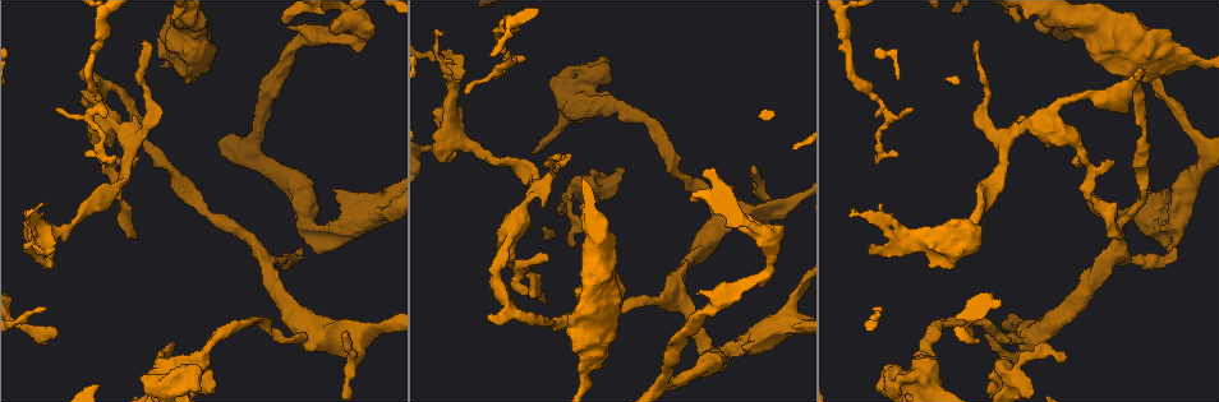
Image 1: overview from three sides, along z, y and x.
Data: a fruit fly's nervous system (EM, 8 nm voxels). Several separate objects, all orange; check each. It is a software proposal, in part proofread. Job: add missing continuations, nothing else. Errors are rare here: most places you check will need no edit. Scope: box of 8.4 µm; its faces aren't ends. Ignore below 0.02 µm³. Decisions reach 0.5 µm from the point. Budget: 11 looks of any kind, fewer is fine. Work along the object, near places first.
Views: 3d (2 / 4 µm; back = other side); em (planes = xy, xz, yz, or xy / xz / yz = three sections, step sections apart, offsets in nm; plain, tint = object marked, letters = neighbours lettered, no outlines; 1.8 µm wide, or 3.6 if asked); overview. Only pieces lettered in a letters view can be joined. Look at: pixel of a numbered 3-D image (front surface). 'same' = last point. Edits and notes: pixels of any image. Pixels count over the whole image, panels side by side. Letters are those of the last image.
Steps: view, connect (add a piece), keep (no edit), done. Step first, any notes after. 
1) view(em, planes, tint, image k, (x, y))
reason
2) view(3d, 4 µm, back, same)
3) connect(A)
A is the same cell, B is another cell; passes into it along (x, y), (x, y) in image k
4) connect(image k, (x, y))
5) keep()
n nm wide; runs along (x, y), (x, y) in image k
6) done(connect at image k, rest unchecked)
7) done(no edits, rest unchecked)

view(3d, 4 µm, image 1, (542, 208))
free end

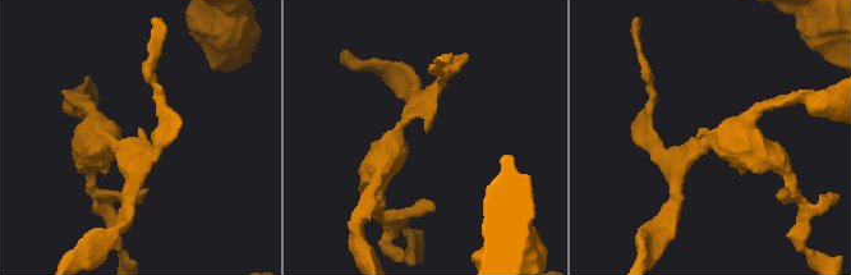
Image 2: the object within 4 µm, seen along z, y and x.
view(em, planes, letters, image 2, (425, 132))
3 arms; arms of 160, 170, 380 nm

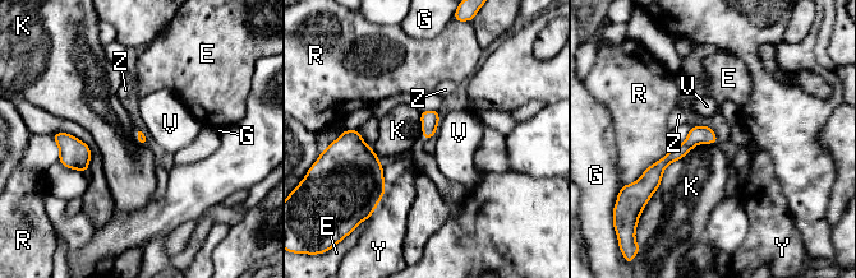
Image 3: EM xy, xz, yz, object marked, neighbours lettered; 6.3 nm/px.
keep()
E, G, K, R, V, Y and Z are other cells; border along (694, 148), (664, 168), (658, 188) in image 3; no lettered piece goes on from it

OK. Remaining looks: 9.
view(em, planes, tint, image 1, (889, 116))
abrupt turn

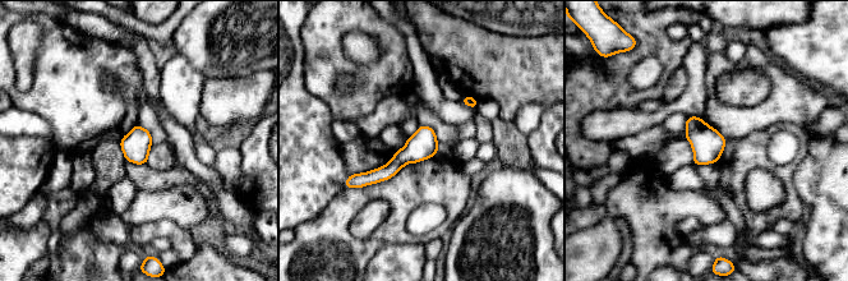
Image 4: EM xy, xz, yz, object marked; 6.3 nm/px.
view(em, planes, letters, same)

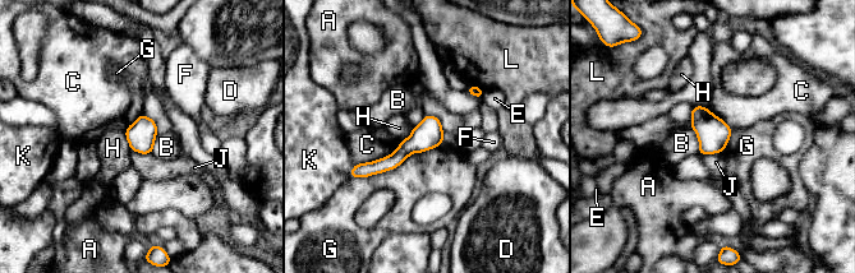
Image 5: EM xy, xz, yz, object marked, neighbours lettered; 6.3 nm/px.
keep()
180 nm wide; A, B, C, D, E, F, G, H, J, K and L are other cells; runs along (436, 121), (396, 158), (362, 172) in image 5; no lettered piece goes on from it

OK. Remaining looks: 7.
view(3d, 2 µm, image 1, (79, 71))
free end

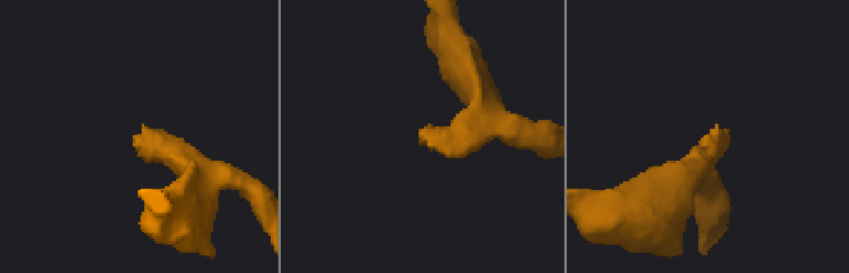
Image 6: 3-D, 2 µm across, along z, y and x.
view(em, planes, letters, image 6, (704, 138))

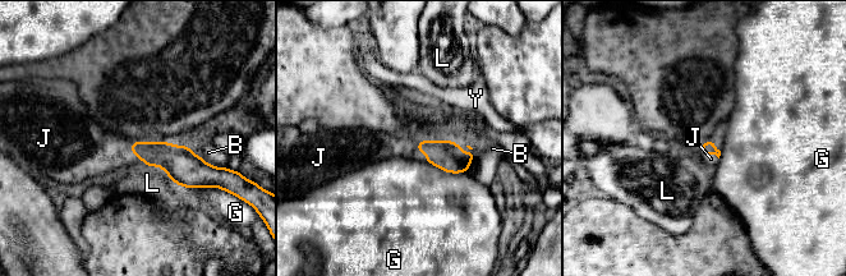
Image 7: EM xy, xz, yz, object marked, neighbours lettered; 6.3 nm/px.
connect(J)
J is the same cell, B, G, L and Y are other cells; it goes on there

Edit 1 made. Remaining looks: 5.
done(connect at image 7, rest unchecked)

